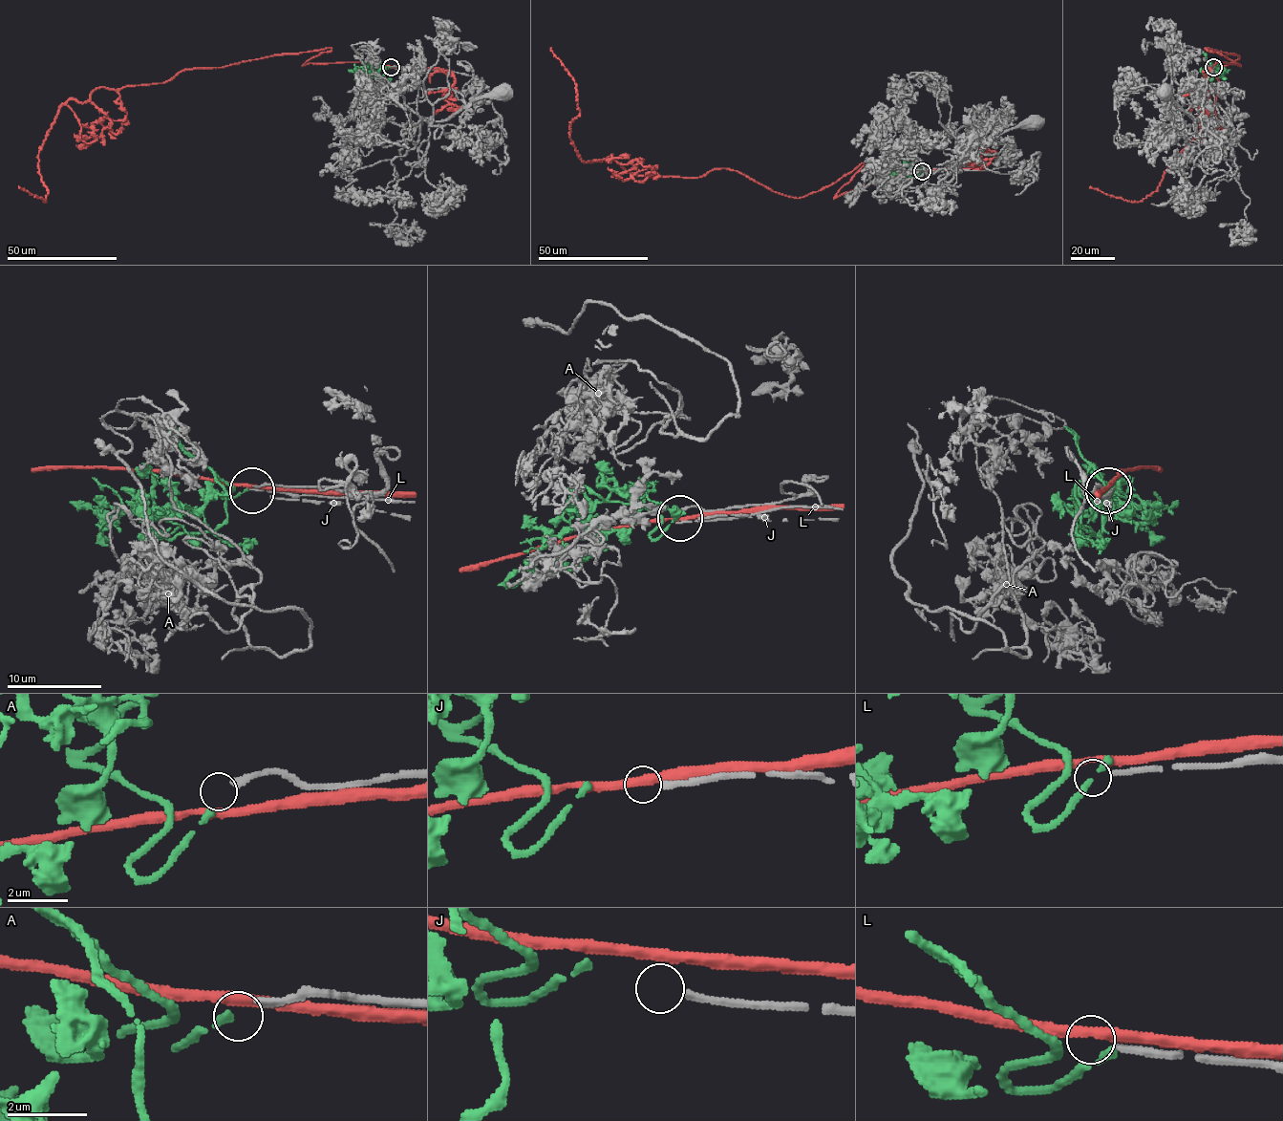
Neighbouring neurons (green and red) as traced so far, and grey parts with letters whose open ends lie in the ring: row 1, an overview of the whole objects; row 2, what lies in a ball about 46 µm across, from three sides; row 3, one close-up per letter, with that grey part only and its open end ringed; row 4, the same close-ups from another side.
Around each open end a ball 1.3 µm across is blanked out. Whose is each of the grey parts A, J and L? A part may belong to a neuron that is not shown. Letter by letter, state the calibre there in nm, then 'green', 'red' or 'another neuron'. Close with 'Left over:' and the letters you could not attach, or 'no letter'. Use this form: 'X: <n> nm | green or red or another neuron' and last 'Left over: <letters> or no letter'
A: 190 nm | green
J: 180 nm | another neuron
L: 180 nm | another neuron
Left over: J, L

